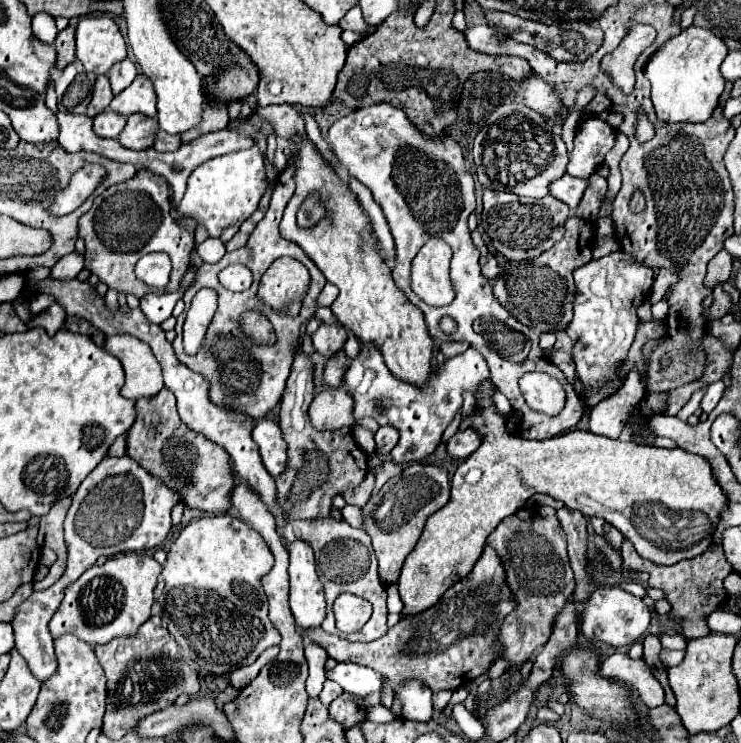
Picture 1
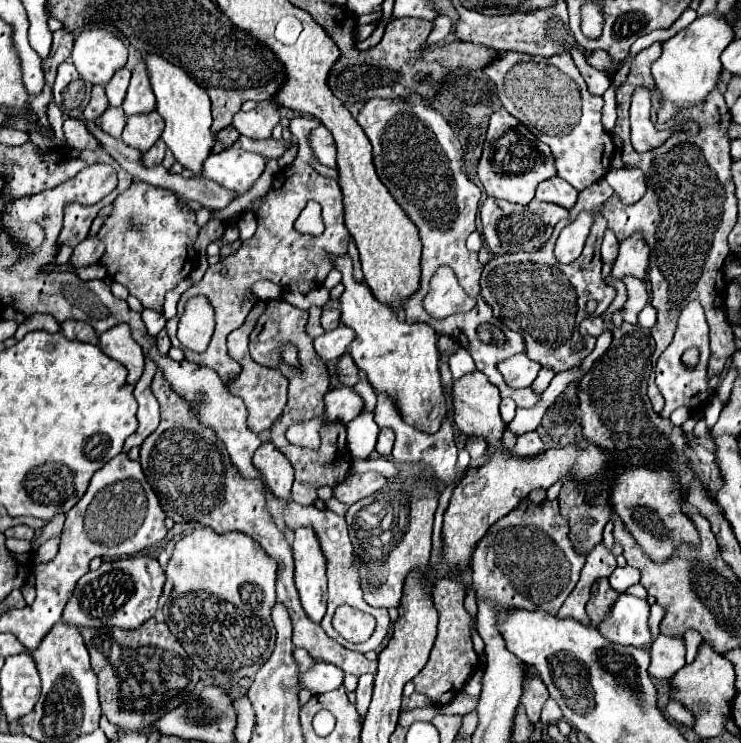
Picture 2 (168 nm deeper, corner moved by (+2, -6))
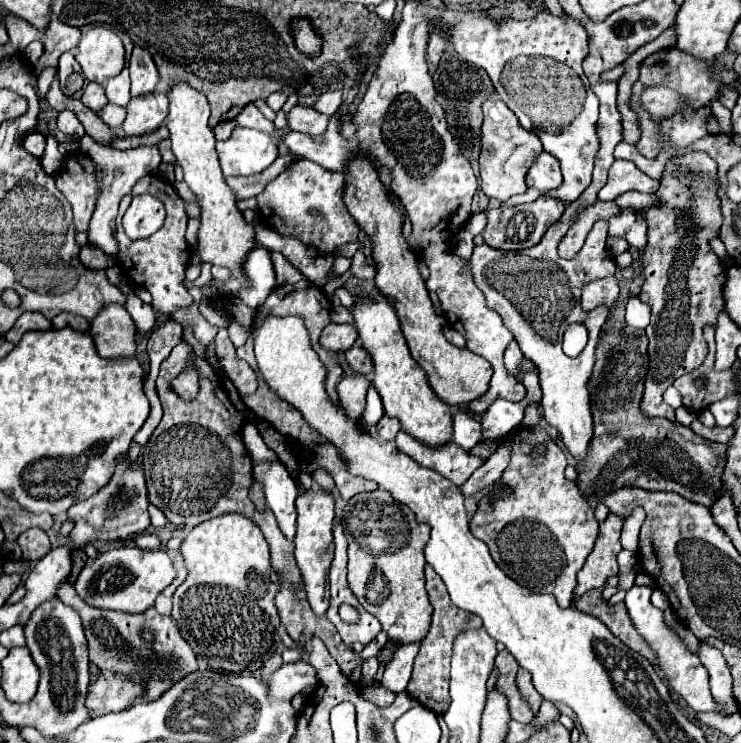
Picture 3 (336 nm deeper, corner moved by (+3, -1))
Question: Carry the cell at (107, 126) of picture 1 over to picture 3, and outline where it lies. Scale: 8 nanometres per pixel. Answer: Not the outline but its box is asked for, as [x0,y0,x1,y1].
[98,104,126,128]

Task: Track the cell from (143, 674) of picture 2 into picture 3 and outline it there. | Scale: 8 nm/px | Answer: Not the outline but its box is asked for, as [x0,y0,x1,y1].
[58,582,198,700]

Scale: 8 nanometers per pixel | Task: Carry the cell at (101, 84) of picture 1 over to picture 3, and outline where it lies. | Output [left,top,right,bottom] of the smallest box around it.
[80,82,108,112]

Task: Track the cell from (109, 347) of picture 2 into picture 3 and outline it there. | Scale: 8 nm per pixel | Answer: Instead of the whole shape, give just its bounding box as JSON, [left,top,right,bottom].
[90,304,136,358]

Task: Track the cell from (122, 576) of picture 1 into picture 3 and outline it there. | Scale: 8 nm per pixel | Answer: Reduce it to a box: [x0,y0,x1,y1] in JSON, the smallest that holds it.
[76,548,176,614]

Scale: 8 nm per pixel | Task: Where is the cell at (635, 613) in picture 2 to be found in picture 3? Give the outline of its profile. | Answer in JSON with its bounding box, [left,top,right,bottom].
[624,584,716,712]

